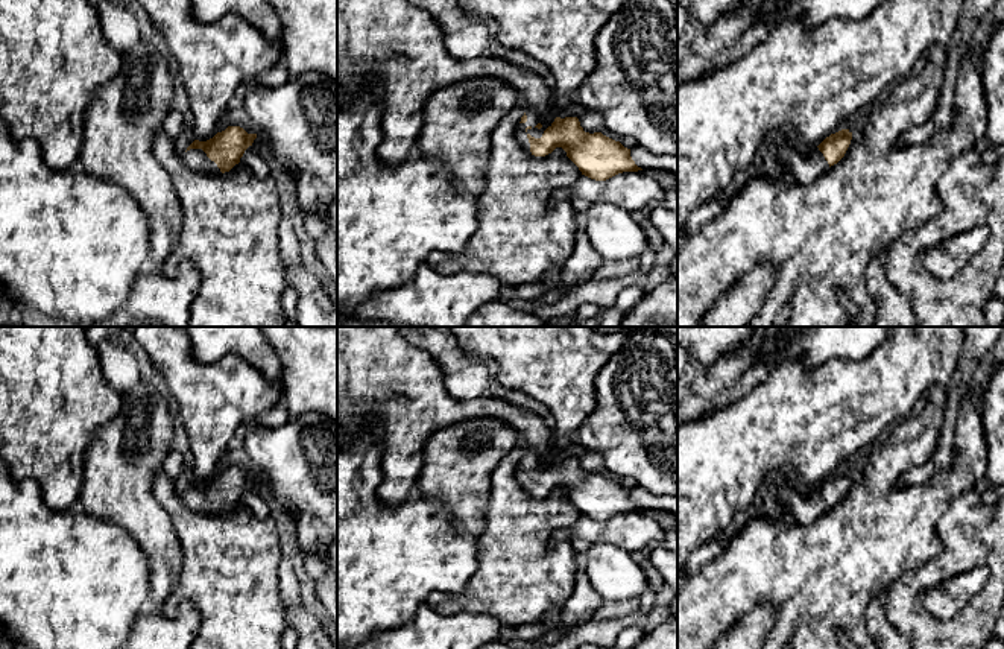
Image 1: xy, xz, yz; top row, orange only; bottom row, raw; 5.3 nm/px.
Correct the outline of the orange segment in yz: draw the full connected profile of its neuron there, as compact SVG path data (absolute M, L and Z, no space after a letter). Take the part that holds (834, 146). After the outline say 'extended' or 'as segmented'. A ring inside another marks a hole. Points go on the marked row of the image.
M841 129L826 137L817 147L802 149L788 135L779 134L776 157L790 178L810 185L845 157L851 140L852 132Z | extended

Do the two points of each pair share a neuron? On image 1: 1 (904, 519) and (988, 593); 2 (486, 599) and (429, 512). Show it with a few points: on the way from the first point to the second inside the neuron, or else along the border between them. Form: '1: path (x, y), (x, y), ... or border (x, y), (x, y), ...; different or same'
1: border (940, 516), (936, 534), (942, 549), (910, 572); different
2: border (479, 540), (479, 567), (460, 593); different

